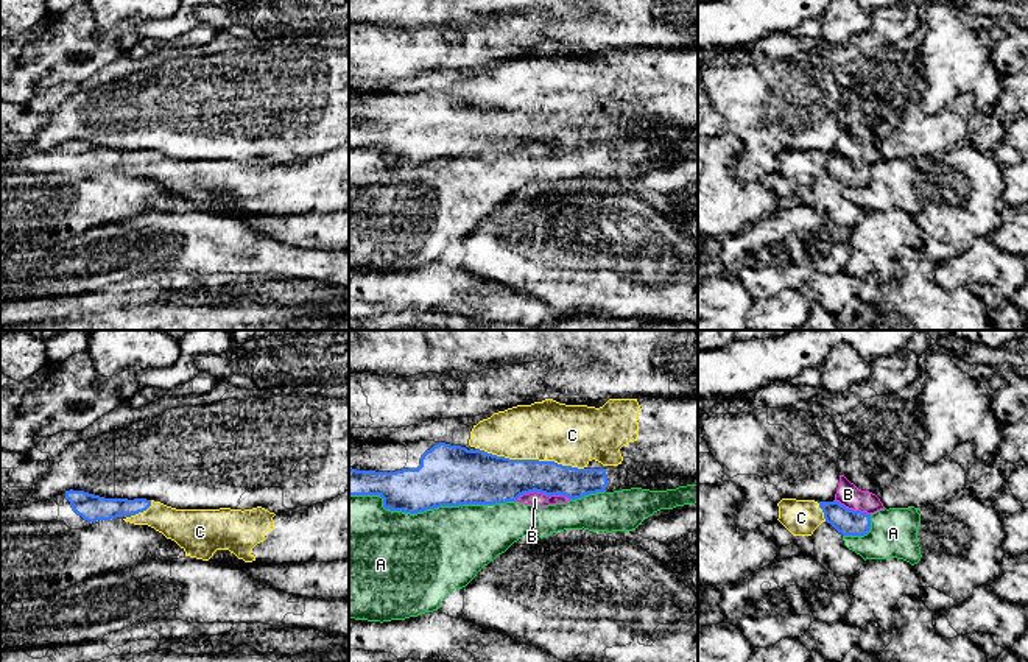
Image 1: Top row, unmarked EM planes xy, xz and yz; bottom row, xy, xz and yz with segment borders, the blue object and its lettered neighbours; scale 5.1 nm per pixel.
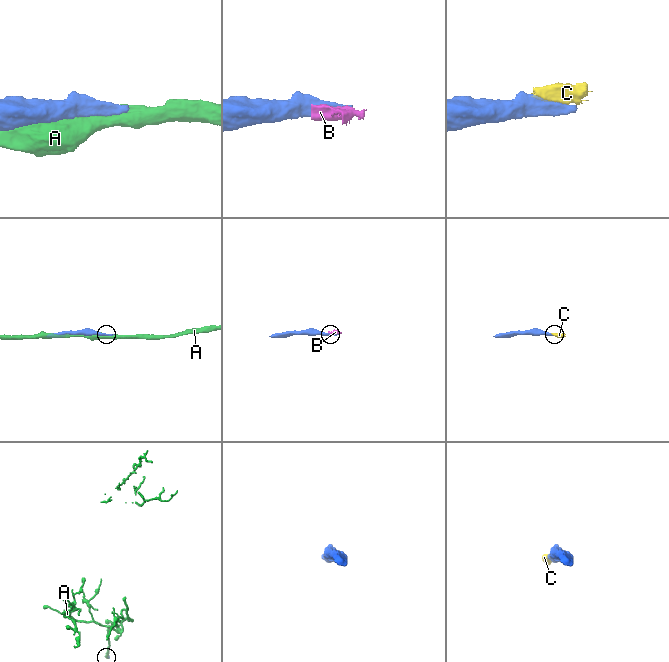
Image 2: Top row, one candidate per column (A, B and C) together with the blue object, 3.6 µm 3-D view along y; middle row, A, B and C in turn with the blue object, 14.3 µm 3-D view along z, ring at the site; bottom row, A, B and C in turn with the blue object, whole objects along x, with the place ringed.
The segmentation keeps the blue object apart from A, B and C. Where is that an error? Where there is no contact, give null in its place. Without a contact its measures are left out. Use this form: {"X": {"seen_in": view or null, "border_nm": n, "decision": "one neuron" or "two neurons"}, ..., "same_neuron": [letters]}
{"A": {"seen_in": "xz", "border_nm": 850, "decision": "two neurons"}, "B": {"seen_in": "xz", "border_nm": 300, "decision": "two neurons"}, "C": {"seen_in": "xz", "border_nm": 550, "decision": "one neuron"}, "same_neuron": ["C"]}

